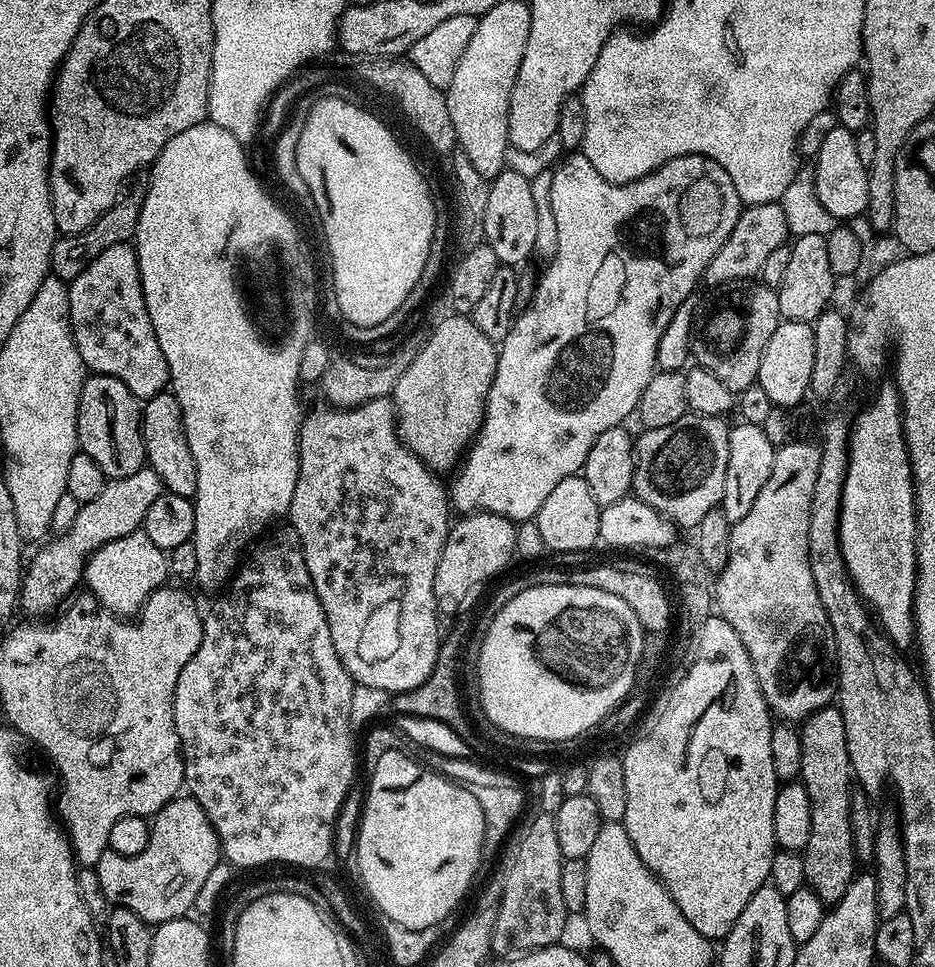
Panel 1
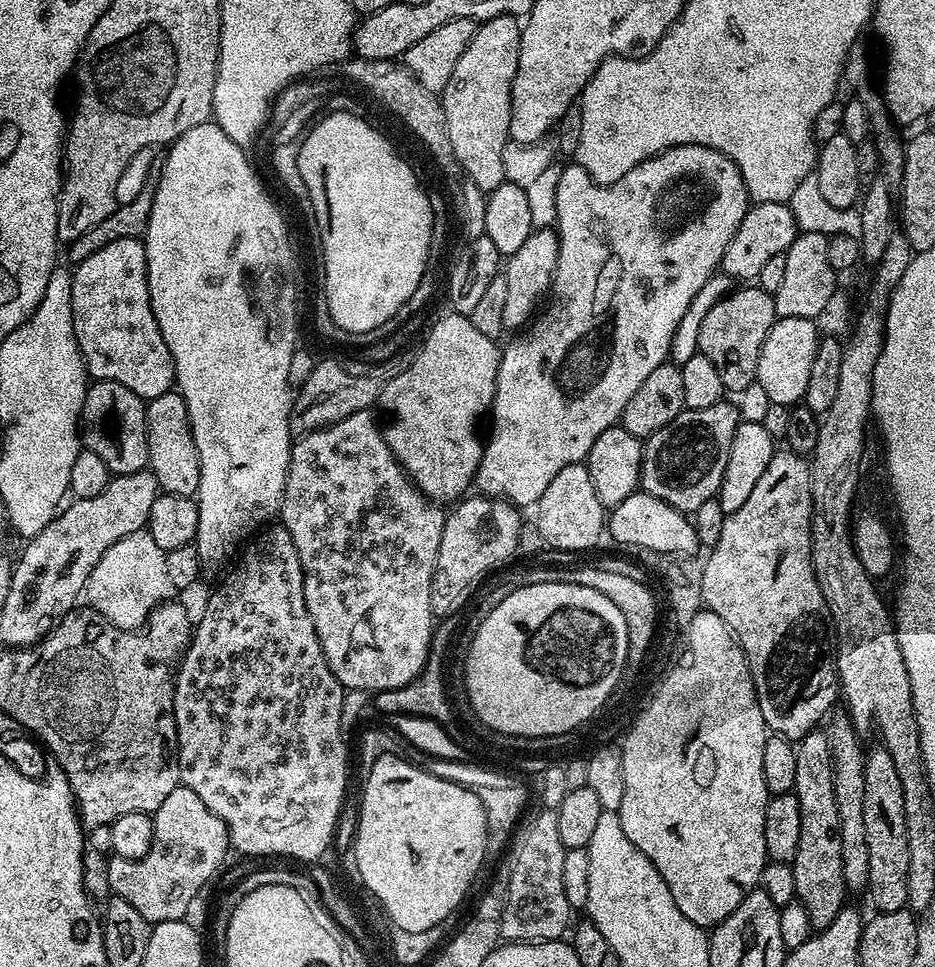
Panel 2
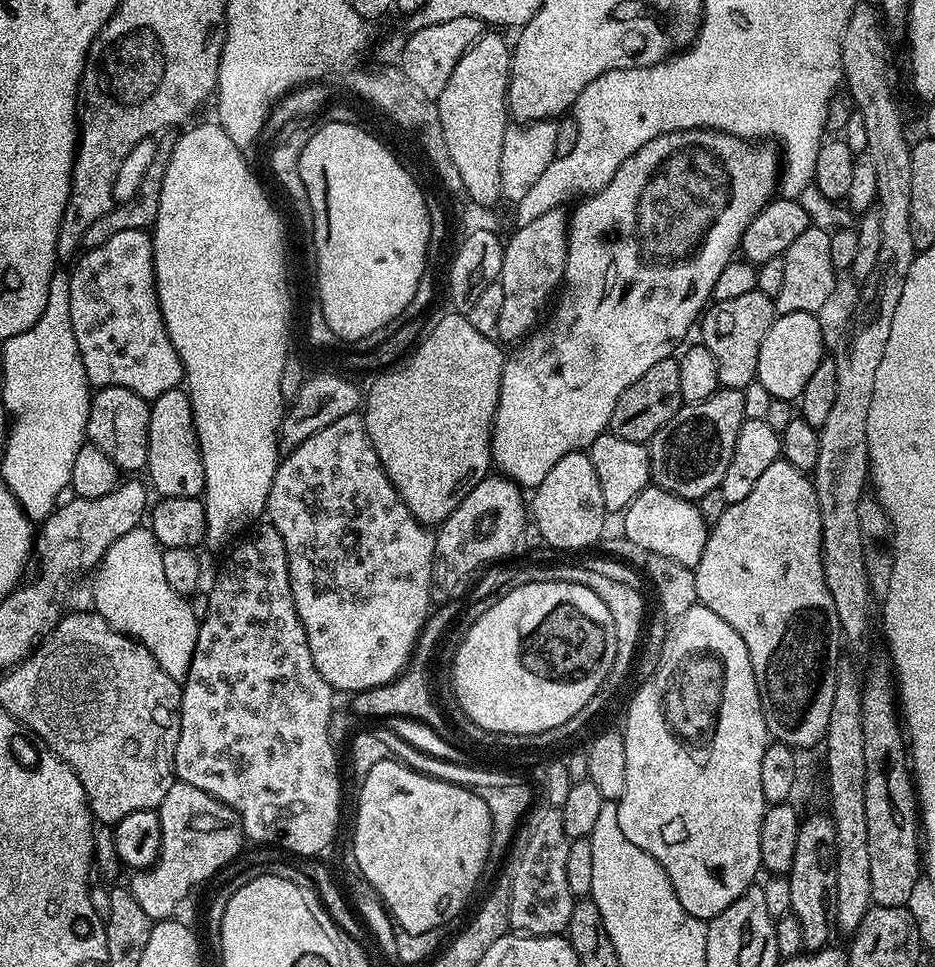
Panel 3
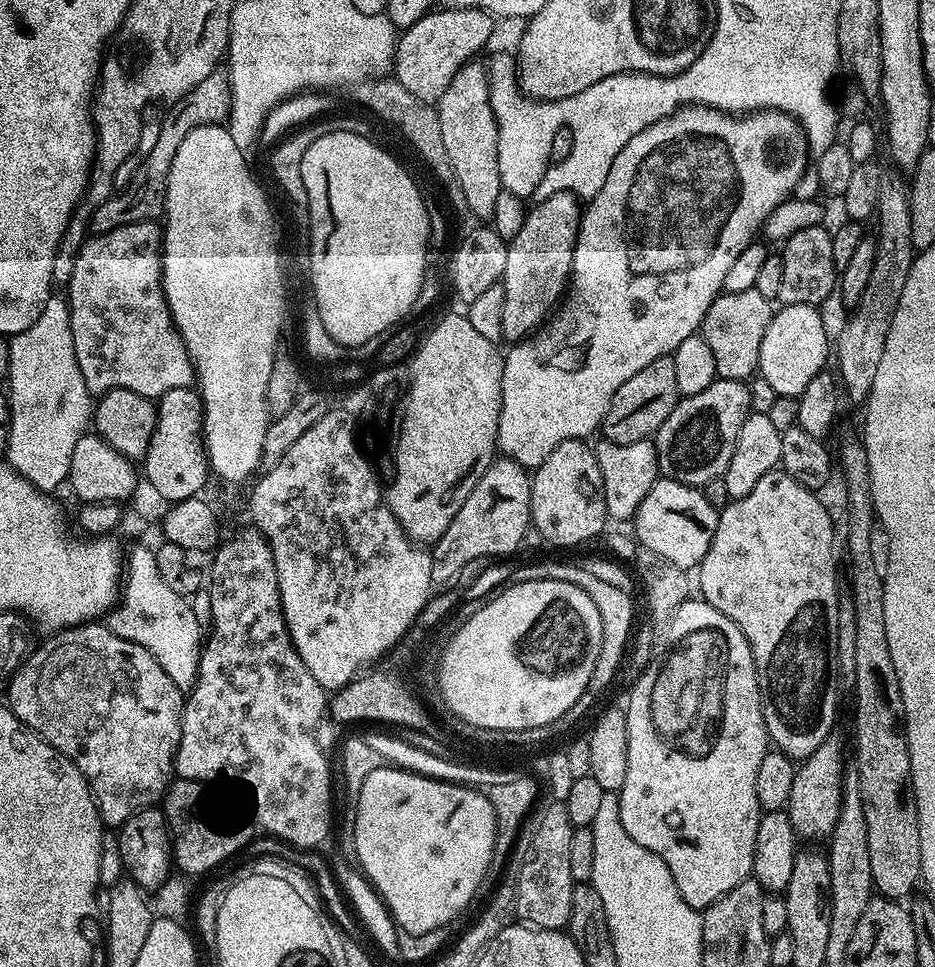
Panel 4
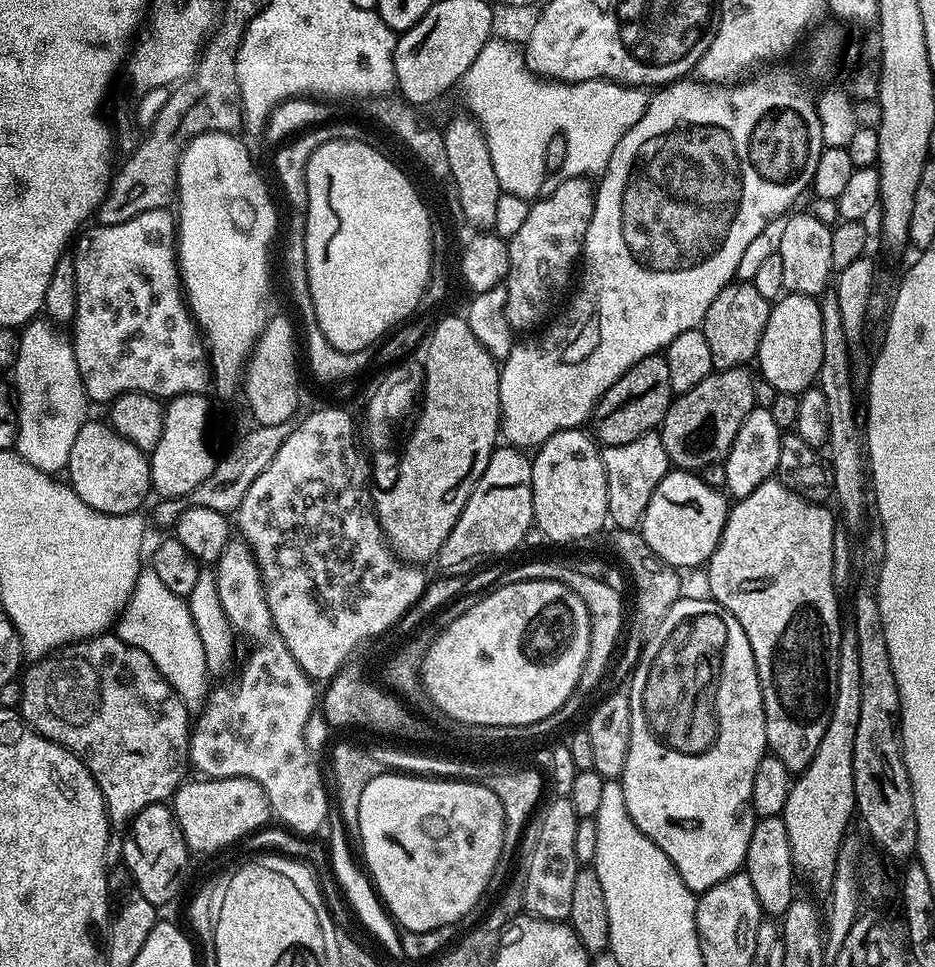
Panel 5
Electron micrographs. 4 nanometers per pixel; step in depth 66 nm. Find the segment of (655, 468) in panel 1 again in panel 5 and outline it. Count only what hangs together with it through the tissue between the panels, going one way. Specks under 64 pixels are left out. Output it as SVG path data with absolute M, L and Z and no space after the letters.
M747 367L727 368L721 372L714 370L702 382L698 382L694 390L681 392L673 399L658 429L662 438L662 446L666 446L669 465L673 469L699 473L712 464L721 463L728 455L730 446L734 442L734 434L738 434L738 426L746 422L746 414L750 414L750 410L756 407L754 376L748 371Z

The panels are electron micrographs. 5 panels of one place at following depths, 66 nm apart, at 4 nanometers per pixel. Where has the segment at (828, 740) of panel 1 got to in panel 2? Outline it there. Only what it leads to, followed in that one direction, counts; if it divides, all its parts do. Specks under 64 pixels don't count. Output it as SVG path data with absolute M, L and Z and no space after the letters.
M817 730L806 734L795 745L798 770L794 773L794 791L800 803L802 838L798 854L792 859L796 899L805 907L813 929L830 926L845 907L846 887L842 874L842 841L839 833L838 807L834 796L834 762L828 733Z

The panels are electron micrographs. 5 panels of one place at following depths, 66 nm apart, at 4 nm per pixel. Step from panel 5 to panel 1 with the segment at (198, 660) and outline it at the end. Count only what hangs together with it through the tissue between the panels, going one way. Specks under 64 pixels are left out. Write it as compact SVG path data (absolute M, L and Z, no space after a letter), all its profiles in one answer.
M143 530L126 534L126 538L118 538L114 542L106 542L100 548L96 549L91 556L88 557L88 565L84 567L83 583L88 584L87 591L96 597L97 602L103 608L109 608L111 612L116 613L121 618L132 618L139 613L144 607L145 602L150 598L150 594L154 594L157 590L165 587L166 581L169 579L168 558L166 553L154 546L154 542L150 542L150 538Z

